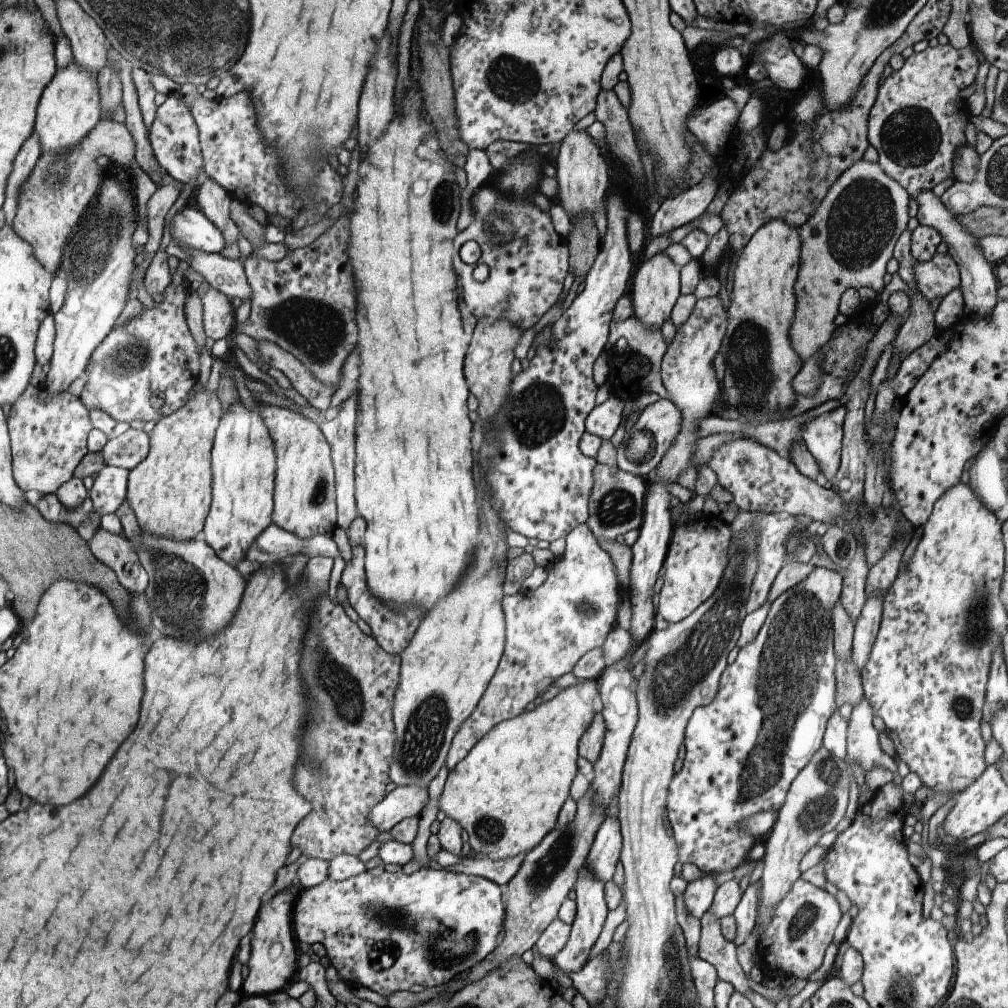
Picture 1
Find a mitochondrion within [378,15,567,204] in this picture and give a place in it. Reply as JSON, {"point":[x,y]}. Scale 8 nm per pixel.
{"point":[511,80]}

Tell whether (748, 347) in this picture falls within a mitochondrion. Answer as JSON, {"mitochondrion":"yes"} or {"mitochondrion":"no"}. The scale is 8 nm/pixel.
{"mitochondrion":"yes"}

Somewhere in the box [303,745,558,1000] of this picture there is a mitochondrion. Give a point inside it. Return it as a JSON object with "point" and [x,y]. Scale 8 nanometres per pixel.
{"point":[447,947]}

